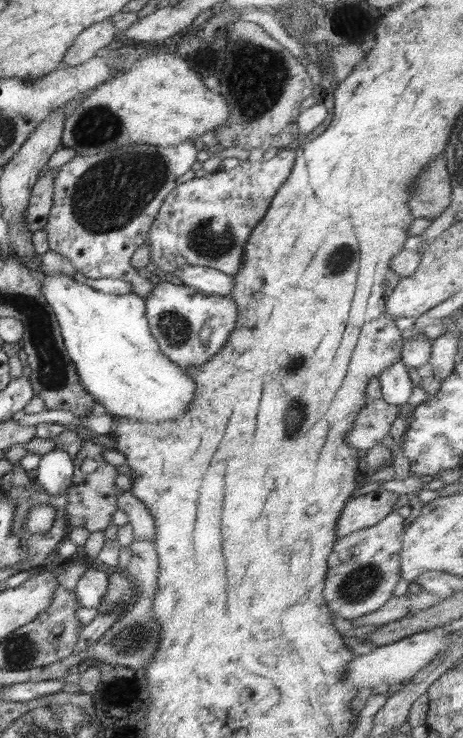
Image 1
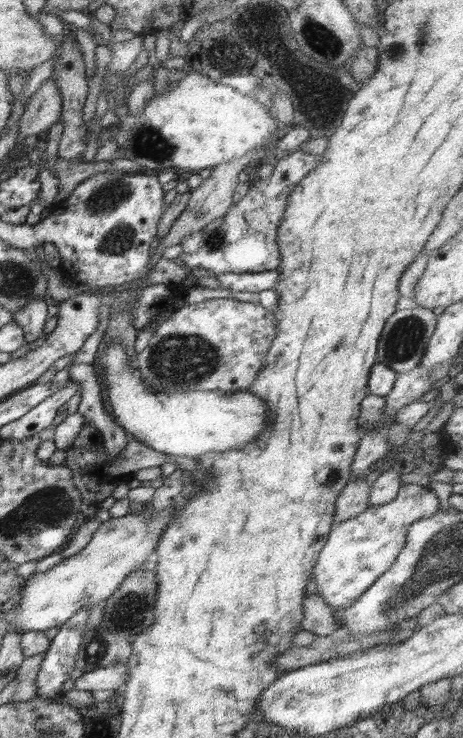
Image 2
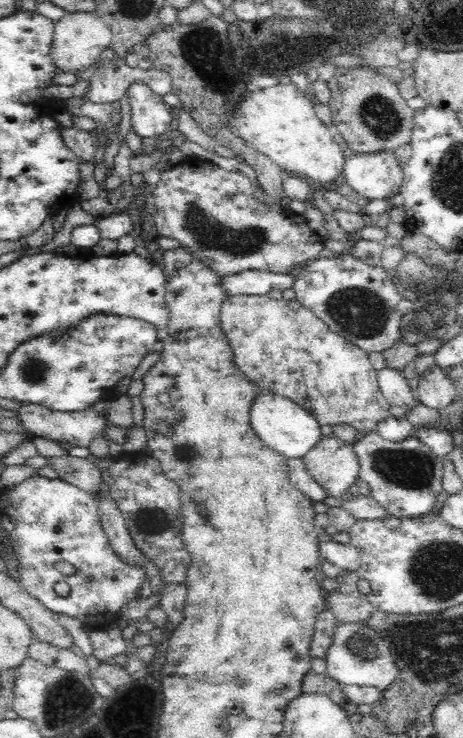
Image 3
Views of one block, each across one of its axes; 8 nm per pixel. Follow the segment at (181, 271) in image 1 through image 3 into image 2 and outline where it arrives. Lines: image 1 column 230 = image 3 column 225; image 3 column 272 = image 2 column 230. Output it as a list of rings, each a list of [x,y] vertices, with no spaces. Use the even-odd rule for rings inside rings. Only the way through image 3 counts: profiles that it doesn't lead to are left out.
[[[270,269],[262,272],[215,274],[221,282],[221,288],[232,292],[263,292],[277,286],[281,272],[278,269]]]

